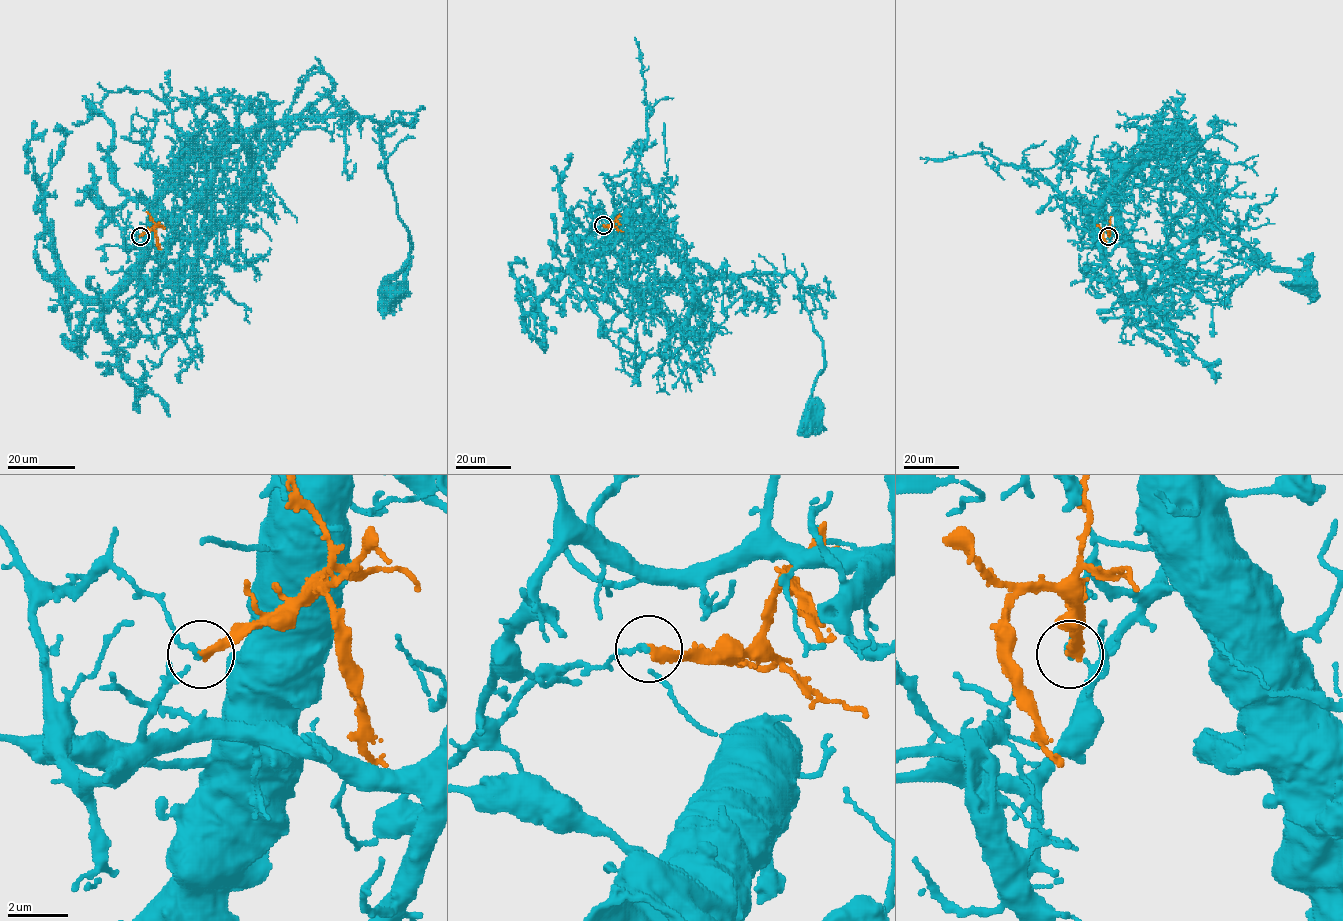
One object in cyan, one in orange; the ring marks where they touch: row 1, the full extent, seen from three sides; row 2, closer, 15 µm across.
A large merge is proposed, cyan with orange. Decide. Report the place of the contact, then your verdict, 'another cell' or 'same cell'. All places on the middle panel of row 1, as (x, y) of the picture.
at (603, 225); same cell

